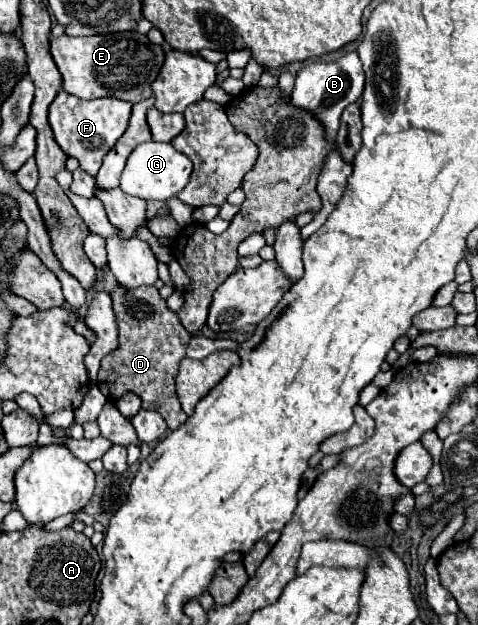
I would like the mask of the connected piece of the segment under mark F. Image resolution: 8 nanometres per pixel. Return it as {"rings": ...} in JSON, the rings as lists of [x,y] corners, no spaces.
{"rings":[[[59,90],[57,98],[49,106],[49,124],[53,128],[55,140],[67,156],[79,160],[79,166],[95,176],[101,168],[103,156],[117,144],[117,140],[127,130],[127,122],[131,116],[131,104],[117,98],[97,98],[97,100],[81,100],[65,90]]]}

